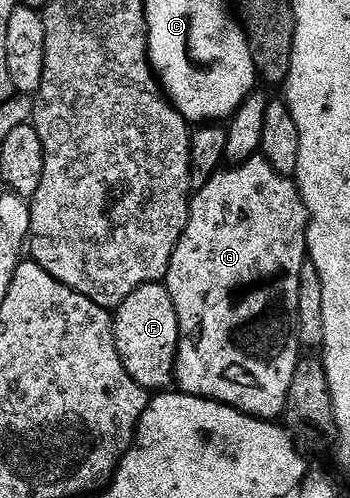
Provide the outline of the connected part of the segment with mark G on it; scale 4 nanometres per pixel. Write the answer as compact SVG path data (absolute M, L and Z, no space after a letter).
M261 156L239 162L233 168L219 170L208 184L204 184L204 188L197 190L191 197L188 228L184 228L180 236L180 244L176 244L176 252L172 252L172 260L168 264L168 272L164 279L166 291L172 296L172 304L176 304L178 351L174 361L174 382L181 393L191 394L197 398L208 398L211 402L222 402L253 418L278 420L285 415L288 388L292 388L292 376L296 372L296 364L300 357L297 309L300 270L308 260L306 230L309 226L310 217L297 185L291 179L277 174L272 164L268 164L268 160Z

